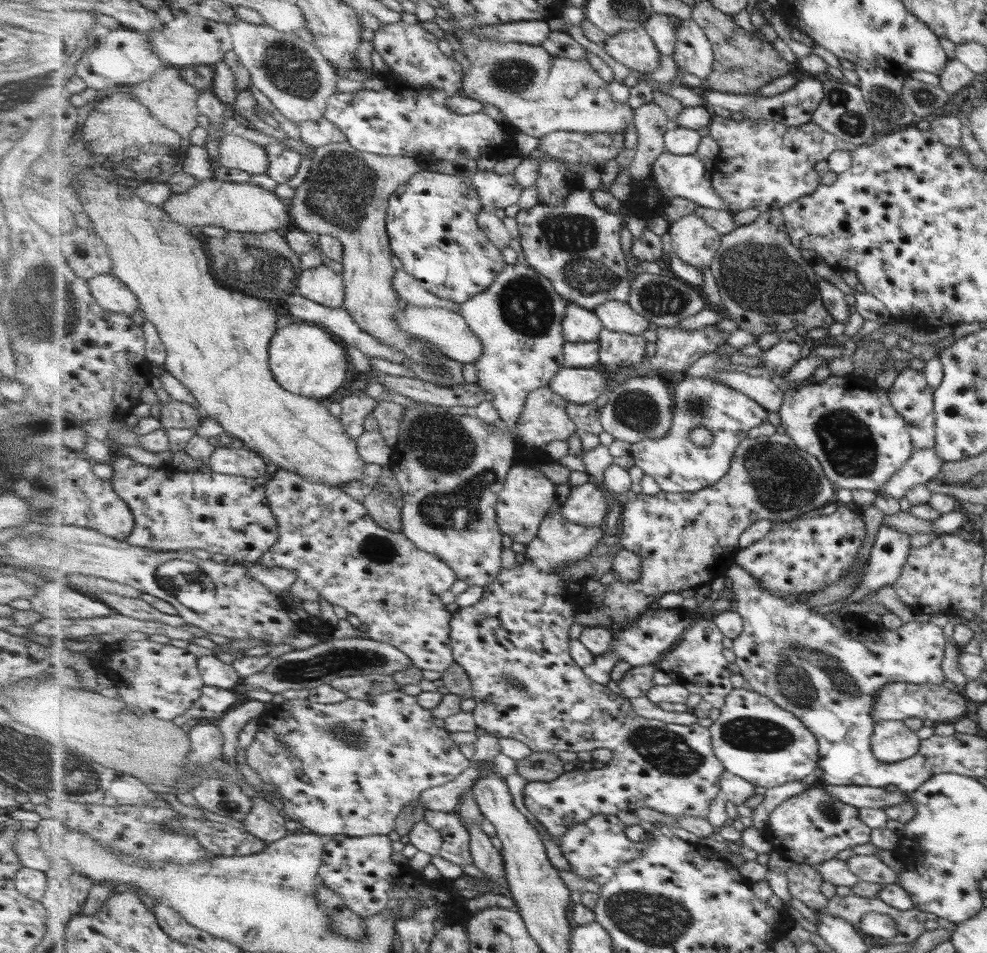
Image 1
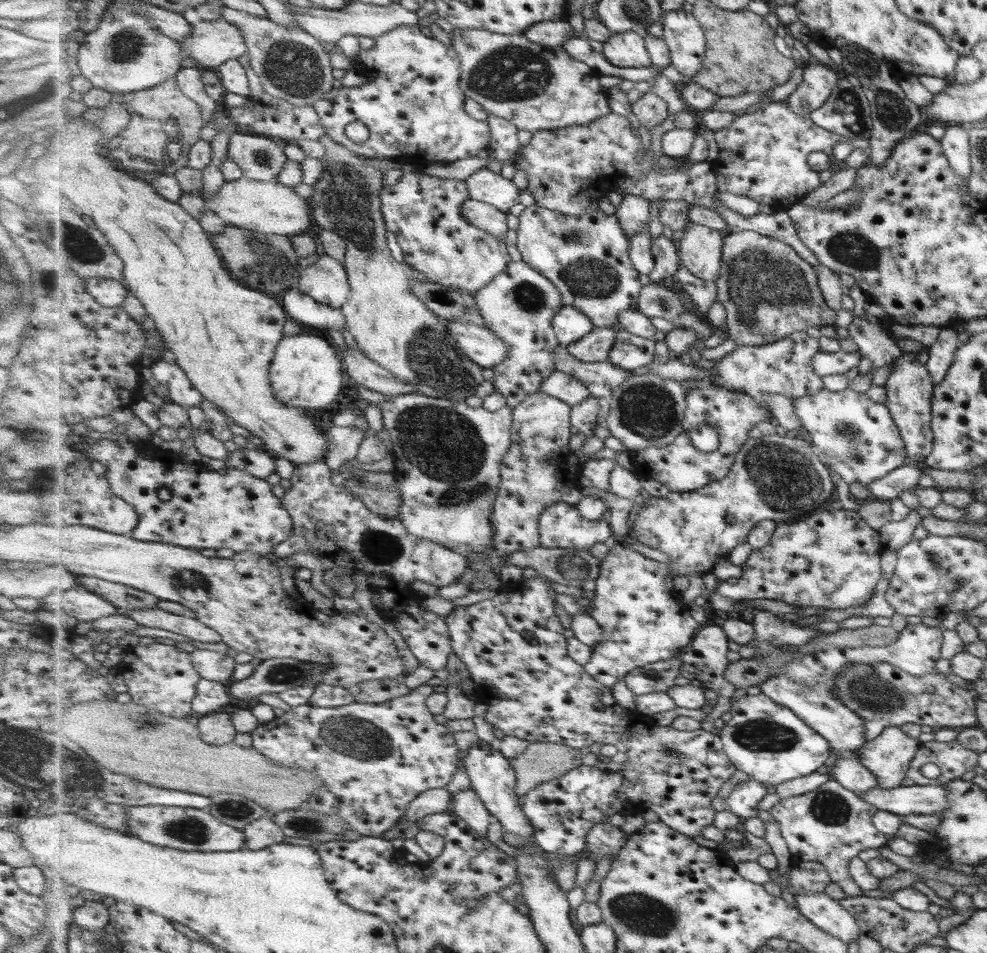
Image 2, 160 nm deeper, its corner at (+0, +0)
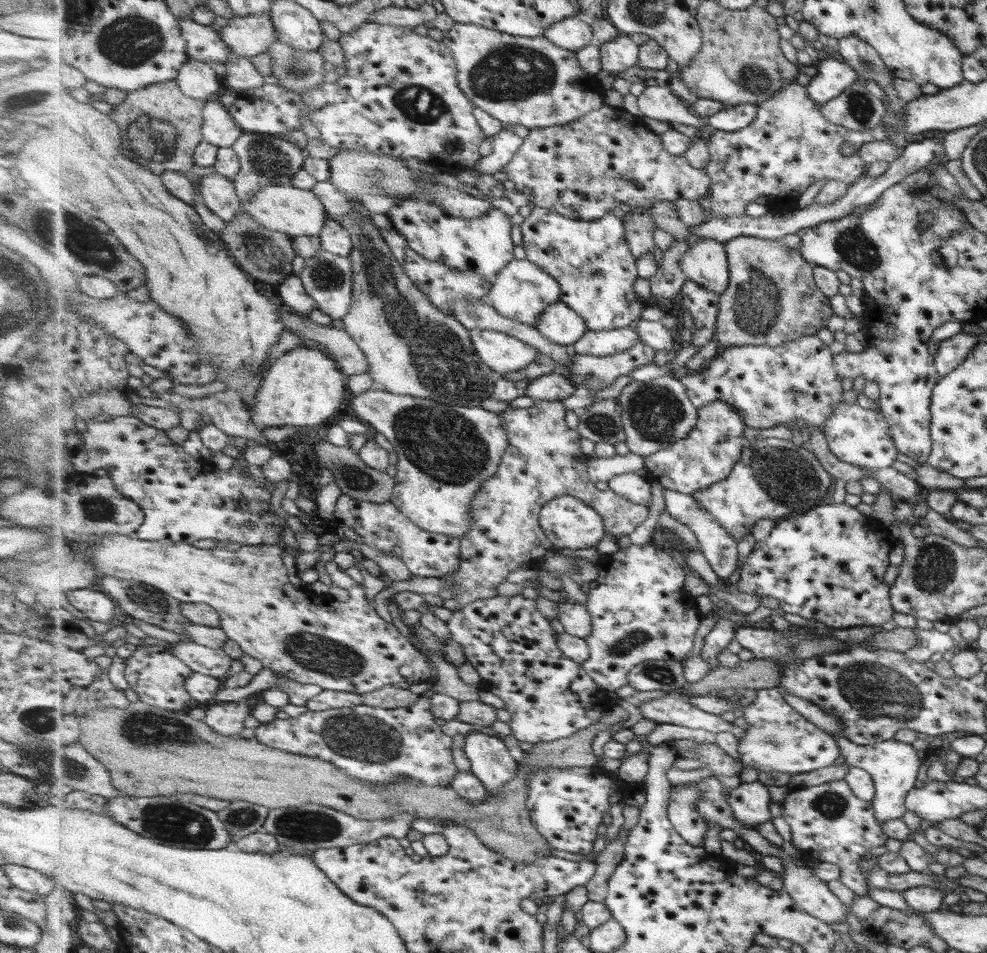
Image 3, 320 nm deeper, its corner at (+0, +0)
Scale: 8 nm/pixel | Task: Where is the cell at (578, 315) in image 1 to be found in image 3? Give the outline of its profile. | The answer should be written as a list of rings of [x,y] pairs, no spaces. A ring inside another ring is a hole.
[[[561,301],[550,304],[543,311],[536,327],[549,340],[567,346],[581,340],[589,329],[584,317]]]

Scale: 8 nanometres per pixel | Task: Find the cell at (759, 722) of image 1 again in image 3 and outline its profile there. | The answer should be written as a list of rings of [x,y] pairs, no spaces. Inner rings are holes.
[[[779,687],[757,691],[755,700],[742,711],[749,725],[746,735],[738,741],[744,766],[755,768],[758,772],[779,771],[796,775],[831,766],[841,754],[838,740],[785,702]]]

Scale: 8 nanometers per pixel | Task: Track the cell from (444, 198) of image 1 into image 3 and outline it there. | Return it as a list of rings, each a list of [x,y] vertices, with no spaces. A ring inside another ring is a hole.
[[[414,192],[399,206],[395,206],[388,218],[408,238],[412,248],[424,257],[460,271],[477,271],[491,282],[495,282],[497,275],[515,258],[515,244],[511,240],[514,224],[511,216],[499,208],[493,208],[487,216],[473,220],[457,218],[450,216],[432,198]]]

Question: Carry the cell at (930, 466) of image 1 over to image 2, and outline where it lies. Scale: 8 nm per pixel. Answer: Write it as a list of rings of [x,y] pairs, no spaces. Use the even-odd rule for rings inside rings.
[[[908,462],[879,480],[873,480],[866,488],[876,500],[885,502],[898,498],[901,492],[913,490],[923,475],[923,464]]]

